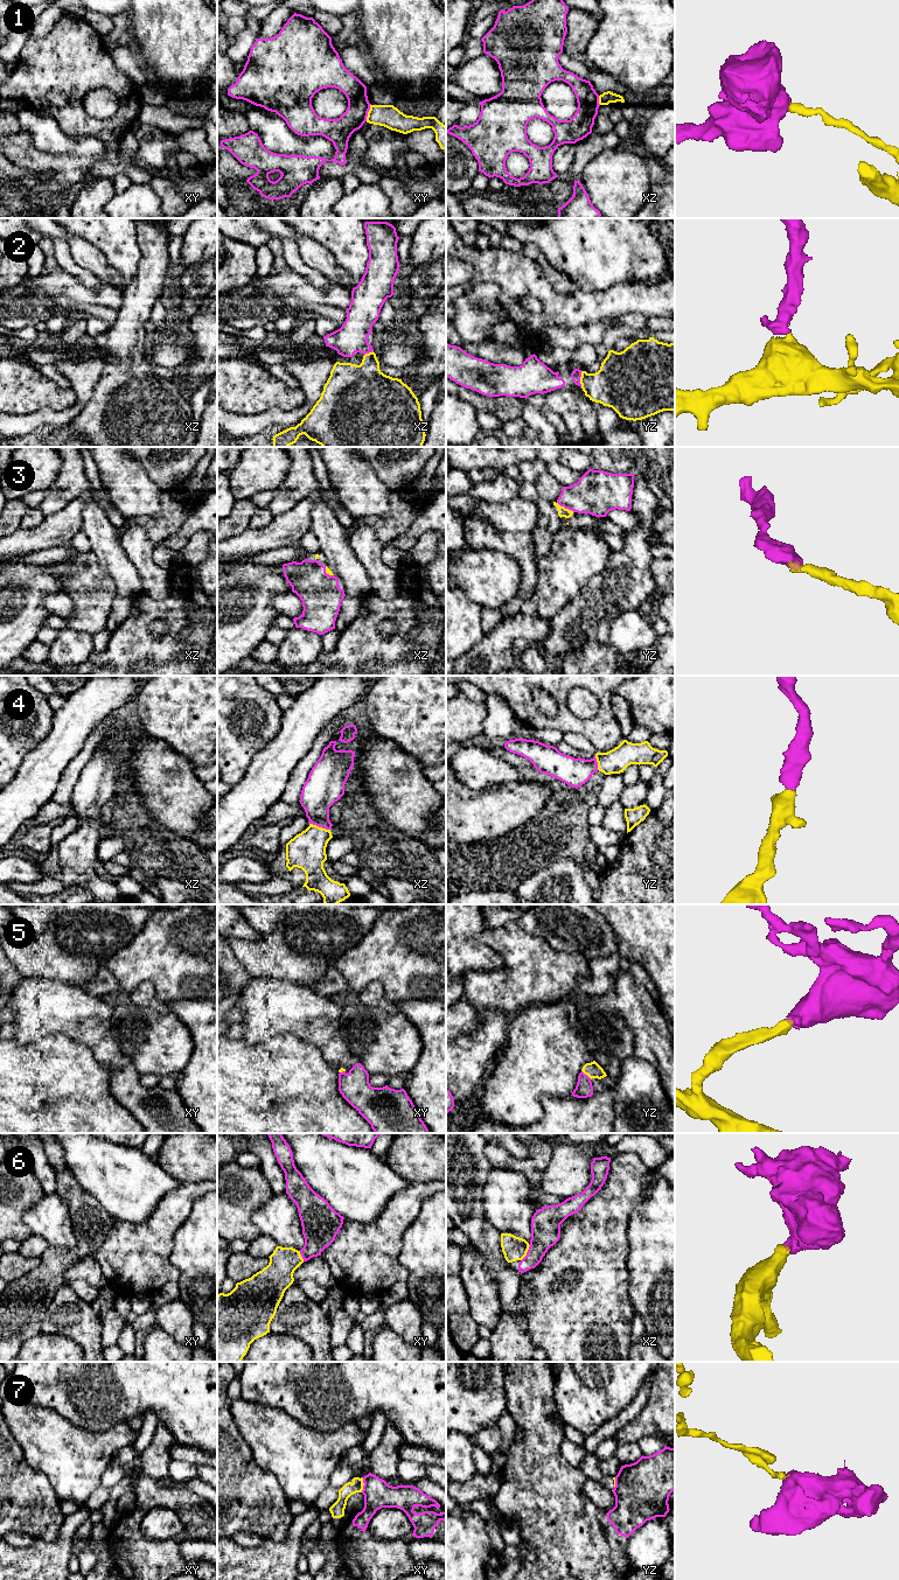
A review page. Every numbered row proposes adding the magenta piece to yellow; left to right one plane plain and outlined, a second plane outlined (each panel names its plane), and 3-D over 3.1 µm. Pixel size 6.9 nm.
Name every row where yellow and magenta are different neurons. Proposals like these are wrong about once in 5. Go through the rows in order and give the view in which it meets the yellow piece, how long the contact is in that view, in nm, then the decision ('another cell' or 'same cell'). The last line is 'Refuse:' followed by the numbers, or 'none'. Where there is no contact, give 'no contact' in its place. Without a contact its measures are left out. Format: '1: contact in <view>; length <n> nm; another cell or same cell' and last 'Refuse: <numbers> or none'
1: contact in xy; length 120 nm; another cell
2: contact in yz; length 110 nm; same cell
3: contact in yz; length 110 nm; same cell
4: contact in xz; length 150 nm; same cell
5: contact in yz; length 90 nm; same cell
6: contact in xz; length 130 nm; same cell
7: contact in xy; length 100 nm; another cell
Refuse: 1, 7

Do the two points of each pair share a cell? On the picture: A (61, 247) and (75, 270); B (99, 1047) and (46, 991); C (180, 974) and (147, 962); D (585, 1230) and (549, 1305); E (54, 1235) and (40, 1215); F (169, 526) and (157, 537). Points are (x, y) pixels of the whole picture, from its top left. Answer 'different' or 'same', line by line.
A: same
B: same
C: same
D: same
E: same
F: same

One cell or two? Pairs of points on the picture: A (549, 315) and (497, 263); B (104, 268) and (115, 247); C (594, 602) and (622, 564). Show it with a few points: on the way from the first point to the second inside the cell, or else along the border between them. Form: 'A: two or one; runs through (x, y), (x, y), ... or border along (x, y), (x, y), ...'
A: one; runs through (546, 299), (527, 279), (514, 273)
B: two; border along (88, 243), (92, 244), (117, 272), (120, 286)
C: one; runs through (604, 593), (620, 577), (620, 573)

